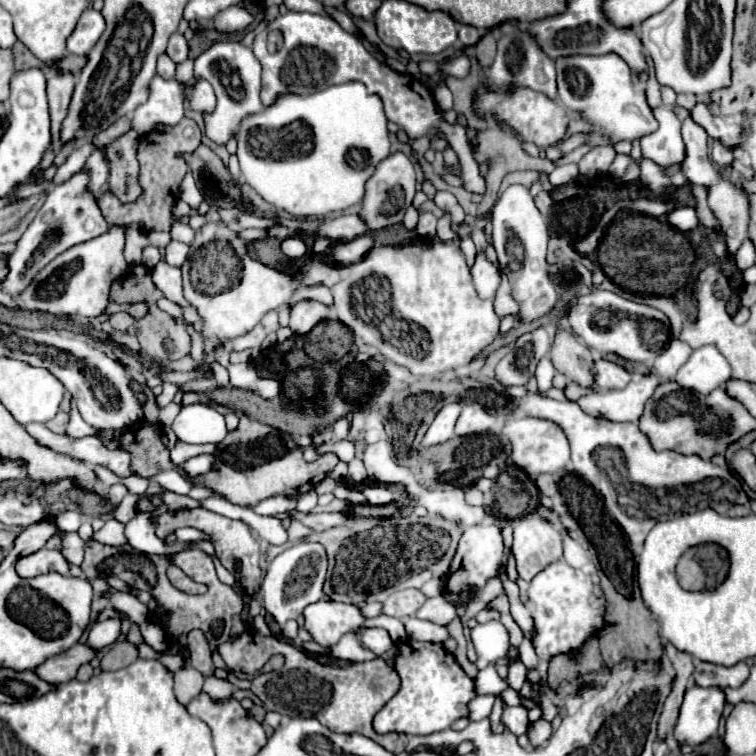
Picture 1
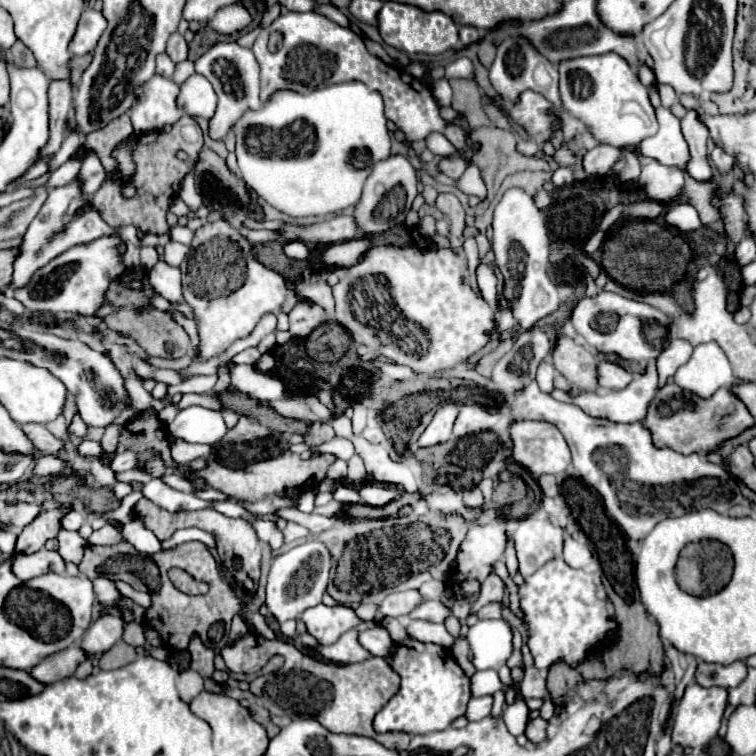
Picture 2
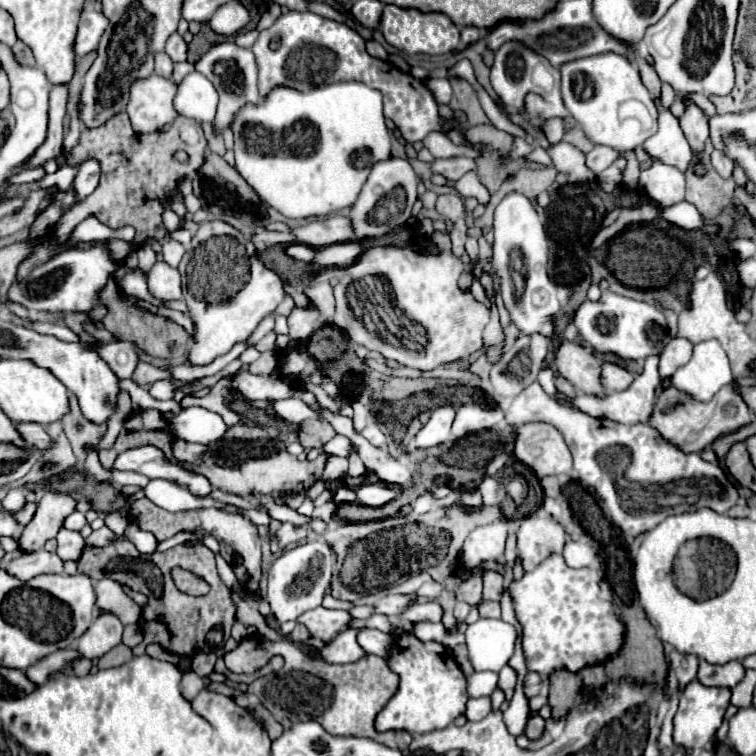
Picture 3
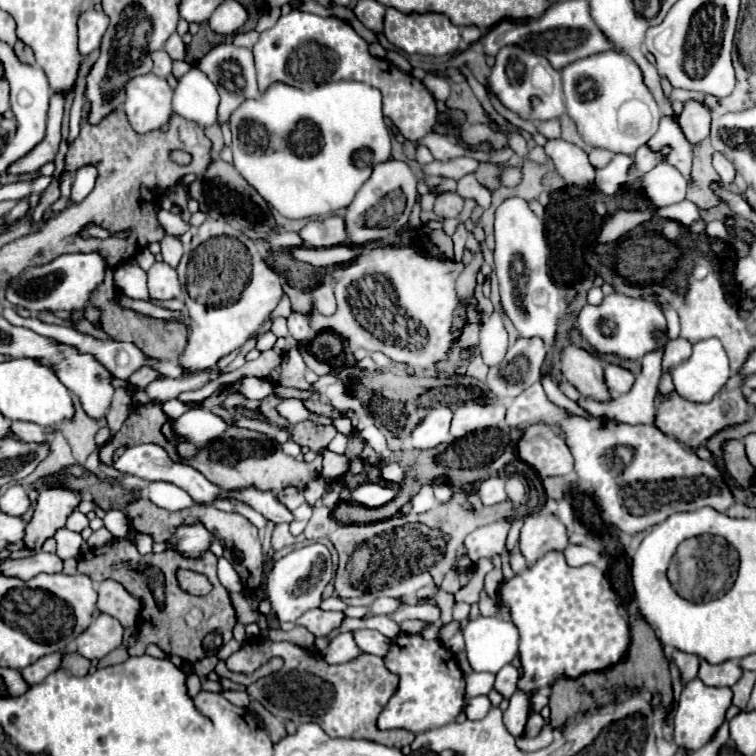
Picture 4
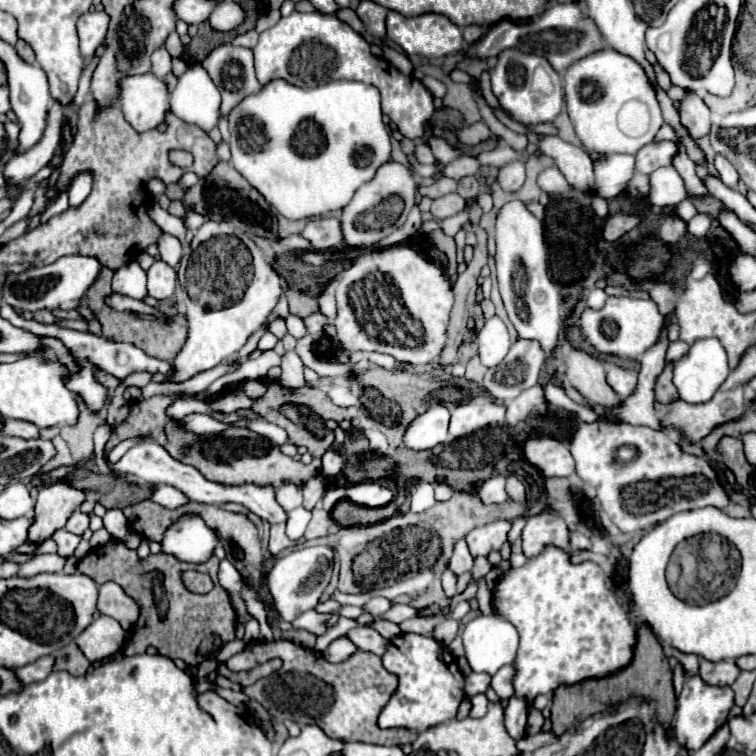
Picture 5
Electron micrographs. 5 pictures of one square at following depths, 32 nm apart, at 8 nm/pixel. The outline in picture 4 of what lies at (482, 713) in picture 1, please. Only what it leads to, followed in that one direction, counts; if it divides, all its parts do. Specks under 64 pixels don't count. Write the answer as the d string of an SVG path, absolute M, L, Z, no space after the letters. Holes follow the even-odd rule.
M476 696L476 698L470 698L466 702L466 716L470 720L480 720L488 714L488 708L490 708L490 700L486 696Z

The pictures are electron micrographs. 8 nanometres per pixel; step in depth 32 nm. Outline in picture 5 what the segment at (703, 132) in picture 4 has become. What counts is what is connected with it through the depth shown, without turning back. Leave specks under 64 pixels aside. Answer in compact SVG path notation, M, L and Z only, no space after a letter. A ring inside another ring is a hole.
M686 90L686 96L682 98L678 112L682 124L690 130L692 138L698 140L710 132L710 108L694 90Z

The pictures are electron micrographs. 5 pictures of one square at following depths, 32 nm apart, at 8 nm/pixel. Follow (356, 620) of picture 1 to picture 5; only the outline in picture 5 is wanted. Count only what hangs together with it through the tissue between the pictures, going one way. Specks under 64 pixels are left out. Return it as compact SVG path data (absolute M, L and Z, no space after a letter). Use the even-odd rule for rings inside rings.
M308 610L304 614L300 614L294 622L292 622L292 628L294 630L308 630L316 636L324 634L330 626L334 626L338 620L338 614L318 614L314 610Z

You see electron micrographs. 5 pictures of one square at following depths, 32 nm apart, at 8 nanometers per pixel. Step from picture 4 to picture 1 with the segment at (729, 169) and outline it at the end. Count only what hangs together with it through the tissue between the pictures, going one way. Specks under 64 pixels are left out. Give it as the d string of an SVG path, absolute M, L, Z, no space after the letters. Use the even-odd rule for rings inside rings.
M718 140L714 142L714 148L712 148L712 160L720 166L720 168L730 168L732 160L734 160L734 154L730 148L724 148Z

